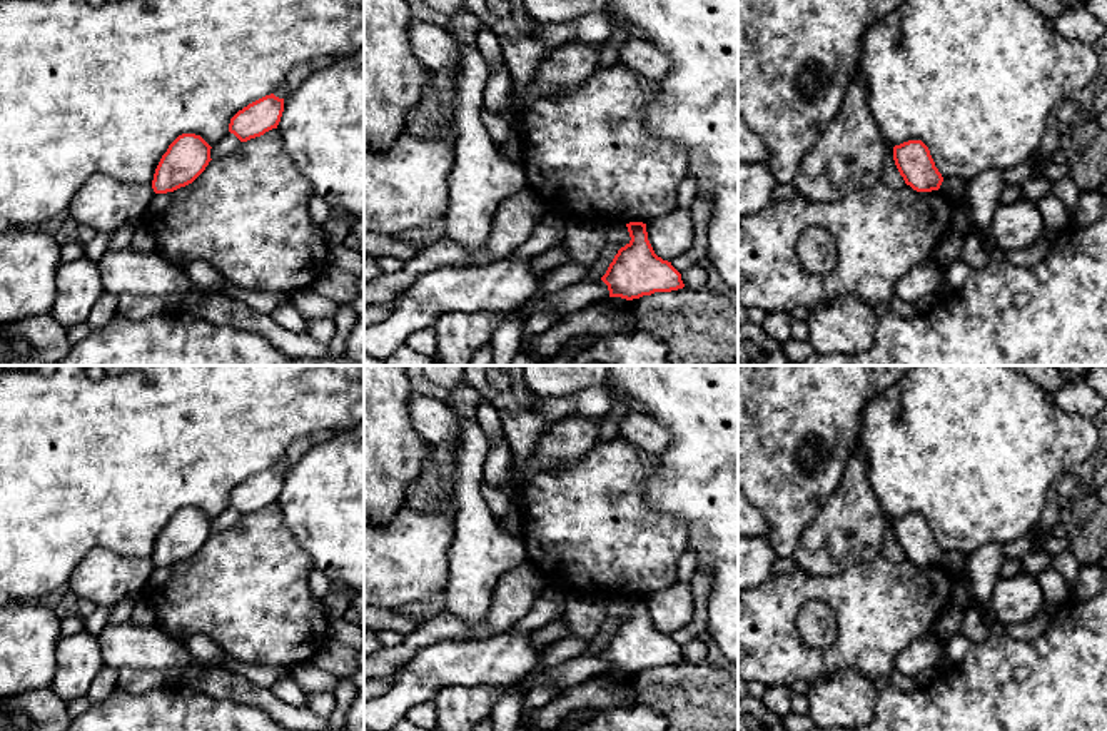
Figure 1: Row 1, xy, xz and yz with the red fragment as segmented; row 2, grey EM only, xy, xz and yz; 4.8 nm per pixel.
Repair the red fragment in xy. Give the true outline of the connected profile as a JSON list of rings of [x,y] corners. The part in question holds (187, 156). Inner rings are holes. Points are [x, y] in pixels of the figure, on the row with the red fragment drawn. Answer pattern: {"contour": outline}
{"contour": [[[179,135],[155,169],[152,180],[154,192],[167,194],[192,184],[212,160],[210,149],[200,135]]]}

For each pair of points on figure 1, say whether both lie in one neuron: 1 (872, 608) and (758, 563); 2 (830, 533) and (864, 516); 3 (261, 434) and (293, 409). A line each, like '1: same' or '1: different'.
1: different
2: same
3: same

